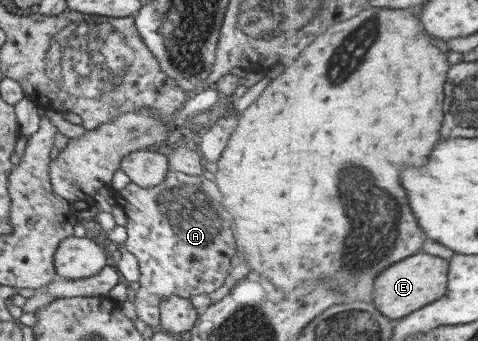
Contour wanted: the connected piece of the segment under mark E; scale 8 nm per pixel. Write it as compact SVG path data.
M428 250L416 253L396 265L390 265L388 271L376 275L373 303L391 320L402 320L410 313L445 297L448 293L449 273L450 259L431 255Z

